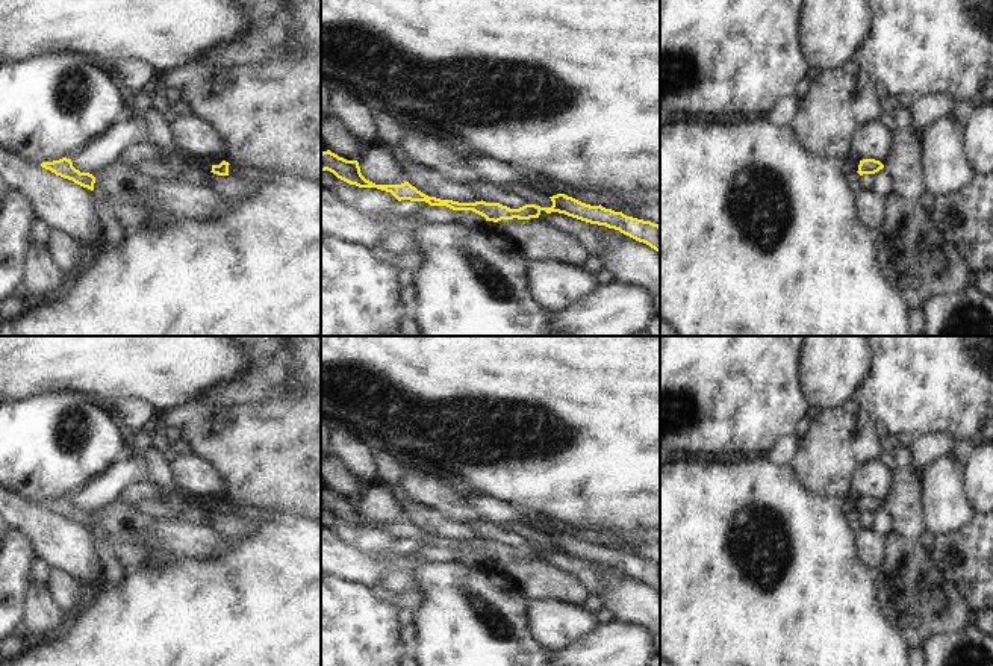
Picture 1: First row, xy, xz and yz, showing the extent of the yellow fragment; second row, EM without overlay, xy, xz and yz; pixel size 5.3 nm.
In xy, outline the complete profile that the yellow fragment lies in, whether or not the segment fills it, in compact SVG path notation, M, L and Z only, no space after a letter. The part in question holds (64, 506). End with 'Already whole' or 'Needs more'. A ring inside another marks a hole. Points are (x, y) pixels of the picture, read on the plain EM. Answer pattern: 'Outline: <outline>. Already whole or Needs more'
Outline: M62 496L53 501L42 501L41 506L50 509L56 515L73 519L74 522L94 530L95 516L89 512L80 512L76 509L71 498Z. Already whole

